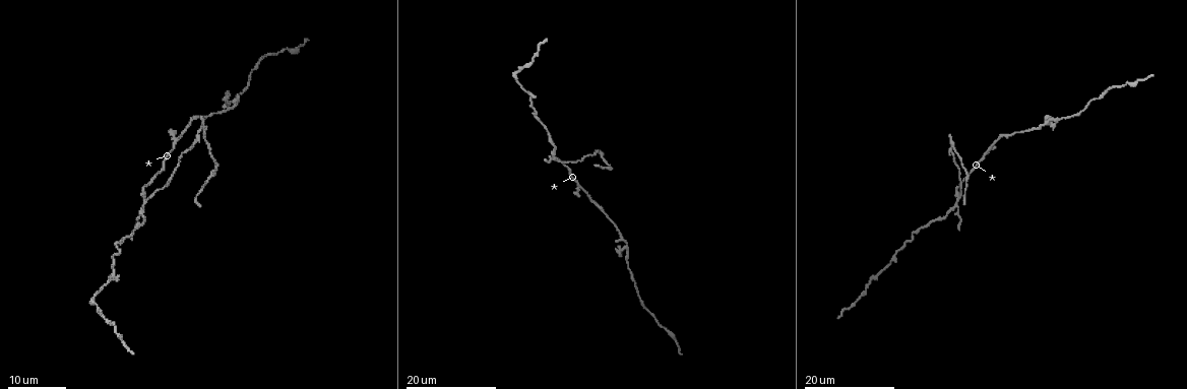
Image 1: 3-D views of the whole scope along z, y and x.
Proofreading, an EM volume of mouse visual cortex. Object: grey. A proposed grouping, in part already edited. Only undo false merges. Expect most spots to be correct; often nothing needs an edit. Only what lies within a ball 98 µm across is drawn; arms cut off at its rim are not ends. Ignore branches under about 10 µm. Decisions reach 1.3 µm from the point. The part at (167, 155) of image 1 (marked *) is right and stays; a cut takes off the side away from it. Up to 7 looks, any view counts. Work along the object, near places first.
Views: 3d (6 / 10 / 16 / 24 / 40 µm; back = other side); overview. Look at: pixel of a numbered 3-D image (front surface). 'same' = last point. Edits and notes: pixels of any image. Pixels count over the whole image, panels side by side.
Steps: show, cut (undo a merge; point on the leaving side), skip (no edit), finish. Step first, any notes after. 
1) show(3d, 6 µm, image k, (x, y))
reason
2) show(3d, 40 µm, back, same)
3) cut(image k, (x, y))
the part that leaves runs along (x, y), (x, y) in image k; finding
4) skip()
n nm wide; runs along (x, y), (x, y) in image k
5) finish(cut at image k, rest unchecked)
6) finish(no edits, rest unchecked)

show(3d, 16 µm, image 1, (145, 201))
two arms in line, one across

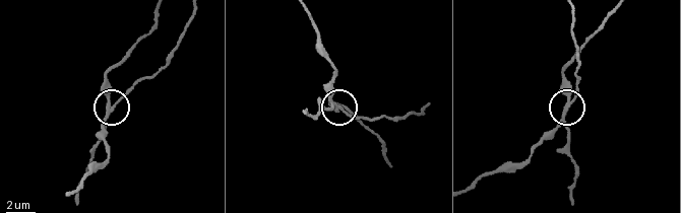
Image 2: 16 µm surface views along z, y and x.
show(3d, 6 µm, image 2, (566, 106))

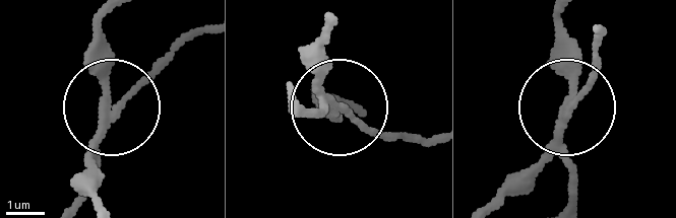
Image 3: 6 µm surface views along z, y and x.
cut(image 3, (133, 87))
the part that leaves runs along (102, 130), (179, 47), (208, 30) in image 3; two neurons meet here

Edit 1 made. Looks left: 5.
show(overview)
see it whole again

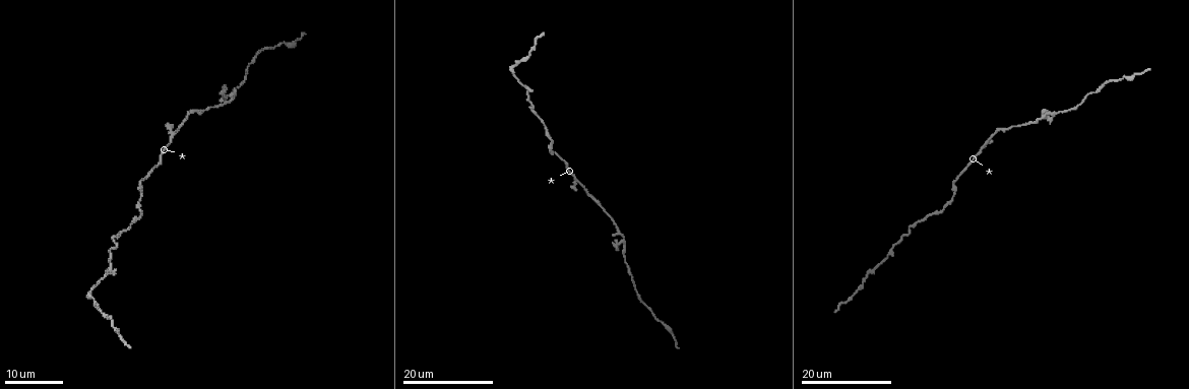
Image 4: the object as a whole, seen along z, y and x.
show(3d, 16 µm, image 4, (580, 183))
side arm on a straight run

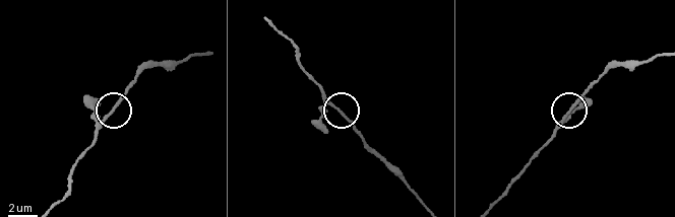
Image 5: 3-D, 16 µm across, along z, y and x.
show(3d, 10 µm, image 5, (568, 114))

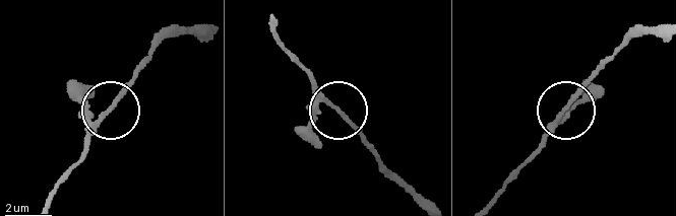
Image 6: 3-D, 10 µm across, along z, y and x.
skip()
runs along (505, 181), (552, 119), (597, 74) in image 6; continuous, no second neuron

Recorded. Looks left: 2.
show(3d, 16 µm, image 4, (1079, 107))
thick turns thin

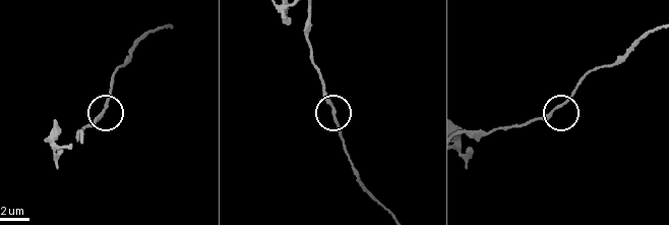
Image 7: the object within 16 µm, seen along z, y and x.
show(3d, 6 µm, image 7, (561, 104))

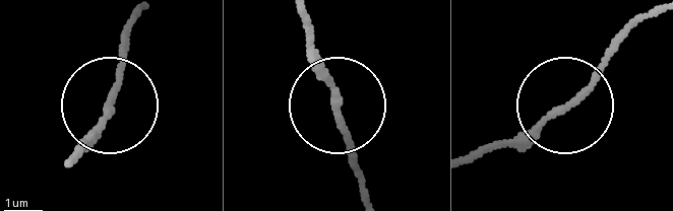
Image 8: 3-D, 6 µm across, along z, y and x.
skip()
runs along (299, 13), (361, 185) in image 8; one neuron here

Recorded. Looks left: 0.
finish(cut at image 3, rest unchecked)

